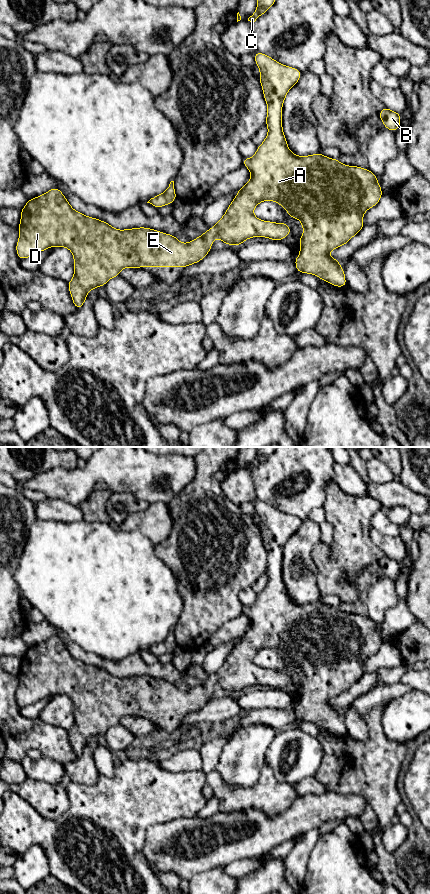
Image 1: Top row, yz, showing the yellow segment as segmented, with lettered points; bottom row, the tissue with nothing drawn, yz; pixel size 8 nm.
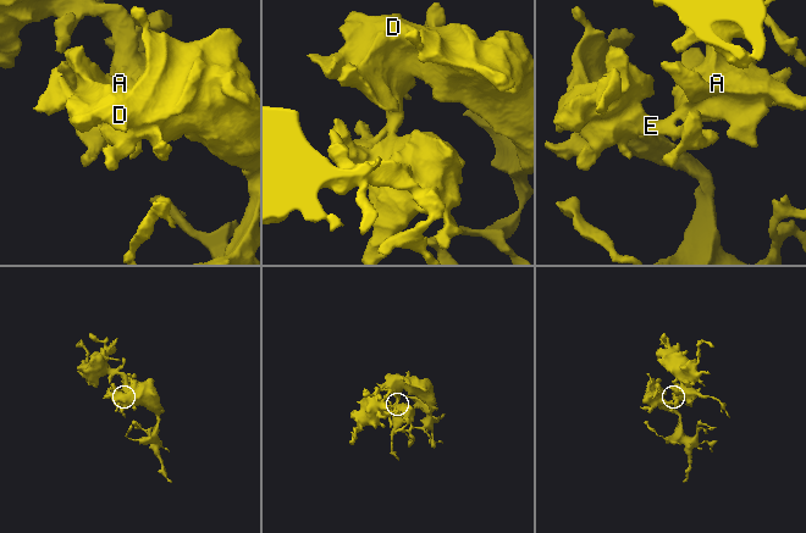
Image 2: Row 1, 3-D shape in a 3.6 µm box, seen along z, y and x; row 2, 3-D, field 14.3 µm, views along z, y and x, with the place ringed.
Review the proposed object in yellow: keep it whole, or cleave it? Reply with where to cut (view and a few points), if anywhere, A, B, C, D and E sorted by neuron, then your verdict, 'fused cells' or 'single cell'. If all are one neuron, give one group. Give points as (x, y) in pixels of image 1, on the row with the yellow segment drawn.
cut none; groups A B C D E; single cell

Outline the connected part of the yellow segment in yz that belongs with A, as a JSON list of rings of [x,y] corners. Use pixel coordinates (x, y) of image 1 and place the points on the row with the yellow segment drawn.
[[[260,52],[254,54],[254,59],[260,70],[259,80],[267,103],[265,123],[268,127],[268,134],[252,158],[243,158],[243,165],[249,169],[251,178],[238,190],[237,195],[216,225],[208,231],[204,231],[201,236],[189,243],[182,243],[176,236],[146,227],[119,230],[113,228],[105,221],[88,217],[74,210],[60,189],[52,188],[43,195],[29,199],[21,209],[21,219],[18,227],[19,239],[16,244],[16,252],[20,260],[29,258],[50,247],[68,248],[72,252],[74,259],[74,276],[68,283],[68,289],[73,304],[80,310],[90,290],[105,286],[109,279],[119,276],[124,268],[186,268],[189,265],[200,262],[209,253],[213,240],[216,238],[222,240],[226,245],[234,246],[241,245],[245,240],[252,237],[266,237],[270,240],[281,241],[291,234],[291,229],[285,222],[264,221],[253,214],[255,207],[260,202],[275,201],[285,208],[290,218],[299,219],[303,227],[303,235],[299,239],[300,253],[294,260],[297,272],[313,274],[333,286],[345,287],[347,282],[344,269],[340,266],[340,261],[332,258],[329,252],[348,243],[364,227],[364,213],[376,206],[383,194],[377,176],[369,169],[344,165],[338,159],[329,158],[319,152],[308,156],[293,154],[283,133],[282,107],[287,93],[297,84],[302,72],[296,68],[285,66]]]

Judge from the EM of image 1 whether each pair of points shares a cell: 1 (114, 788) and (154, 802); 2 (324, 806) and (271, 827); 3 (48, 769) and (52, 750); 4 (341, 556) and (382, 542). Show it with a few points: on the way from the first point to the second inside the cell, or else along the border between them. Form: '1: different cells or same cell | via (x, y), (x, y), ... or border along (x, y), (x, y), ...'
1: same cell | via (124, 796), (144, 796)
2: same cell | via (311, 811), (304, 813), (297, 820), (284, 827)
3: different cells | border along (41, 756), (52, 758), (64, 765)
4: different cells | border along (370, 525), (369, 536), (384, 554)

